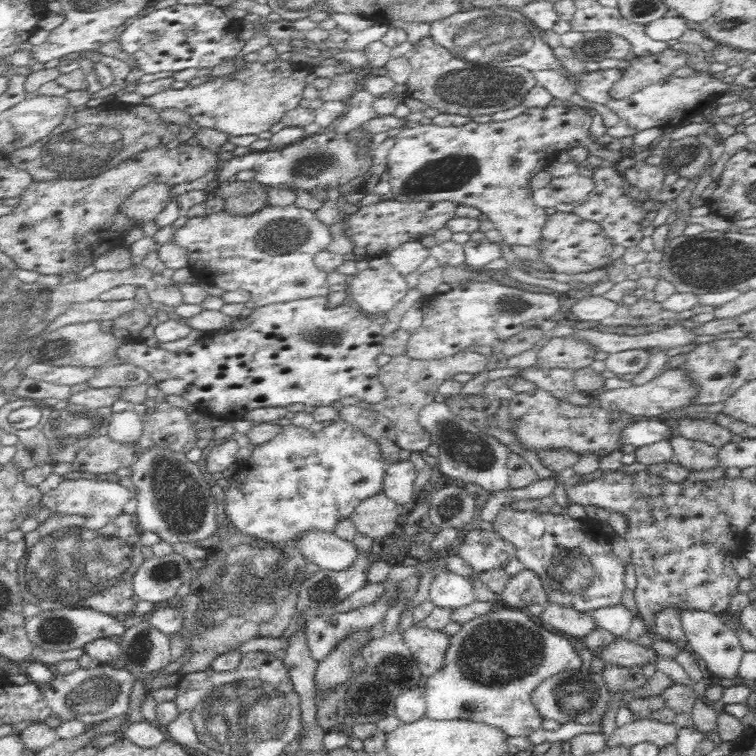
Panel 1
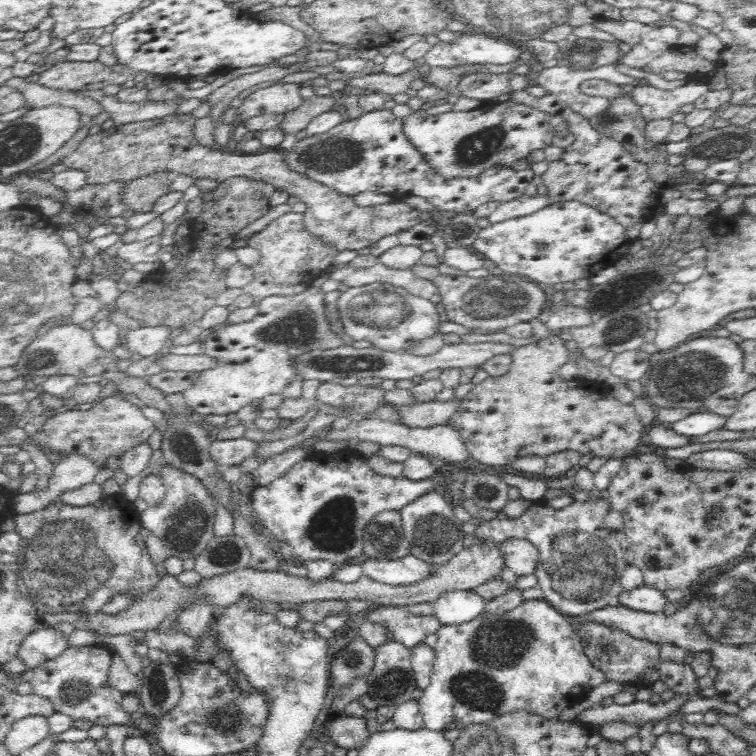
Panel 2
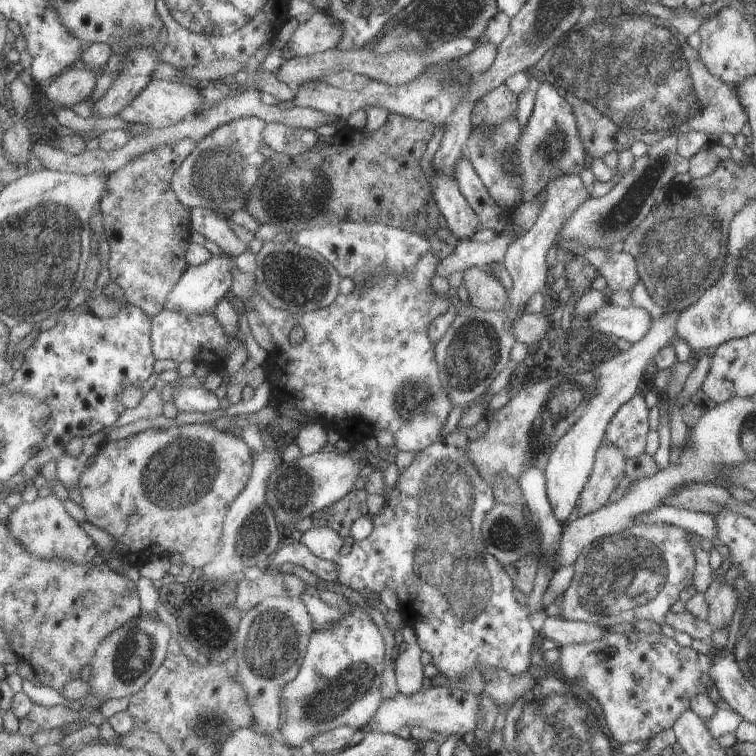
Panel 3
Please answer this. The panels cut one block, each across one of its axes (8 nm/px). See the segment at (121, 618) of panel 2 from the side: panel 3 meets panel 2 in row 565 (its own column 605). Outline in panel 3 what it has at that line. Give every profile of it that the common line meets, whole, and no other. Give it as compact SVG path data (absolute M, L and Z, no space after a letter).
M603 442L595 456L595 464L583 495L580 496L578 516L596 512L608 503L610 494L616 490L620 480L625 476L626 459L614 444Z

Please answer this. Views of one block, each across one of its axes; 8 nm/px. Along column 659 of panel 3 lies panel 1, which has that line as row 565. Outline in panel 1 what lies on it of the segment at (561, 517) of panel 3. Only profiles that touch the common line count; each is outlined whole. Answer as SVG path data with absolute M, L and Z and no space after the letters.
M310 530L296 538L295 548L300 556L318 564L323 574L336 575L358 558L358 549L352 541L342 540L334 533L327 534L317 530Z

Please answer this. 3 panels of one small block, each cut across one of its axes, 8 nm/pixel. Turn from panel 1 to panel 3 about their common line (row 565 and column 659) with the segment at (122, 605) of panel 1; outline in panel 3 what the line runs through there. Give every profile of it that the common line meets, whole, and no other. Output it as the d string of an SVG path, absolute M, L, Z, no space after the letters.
M585 11L584 19L579 20L574 25L573 30L566 35L565 39L556 45L553 50L548 51L546 57L541 59L539 63L534 67L524 70L524 72L526 72L530 79L534 77L538 82L552 83L556 90L558 90L558 93L570 103L572 110L575 112L576 121L579 124L580 140L584 142L584 148L587 148L588 156L592 156L592 158L603 158L605 154L614 150L618 153L628 151L629 148L632 148L632 144L639 143L640 141L650 147L658 140L662 140L668 134L674 134L674 132L683 134L699 130L708 134L713 140L723 133L735 135L740 133L744 124L749 120L747 109L743 107L740 97L736 94L735 85L728 84L727 81L720 80L720 77L712 74L708 65L704 64L704 57L700 56L700 51L692 48L692 40L688 40L688 36L684 36L676 28L672 28L668 24L668 19L654 18L649 14L637 13L636 19L632 19L629 15L626 15L621 21L614 21L605 14L589 16L588 12Z

